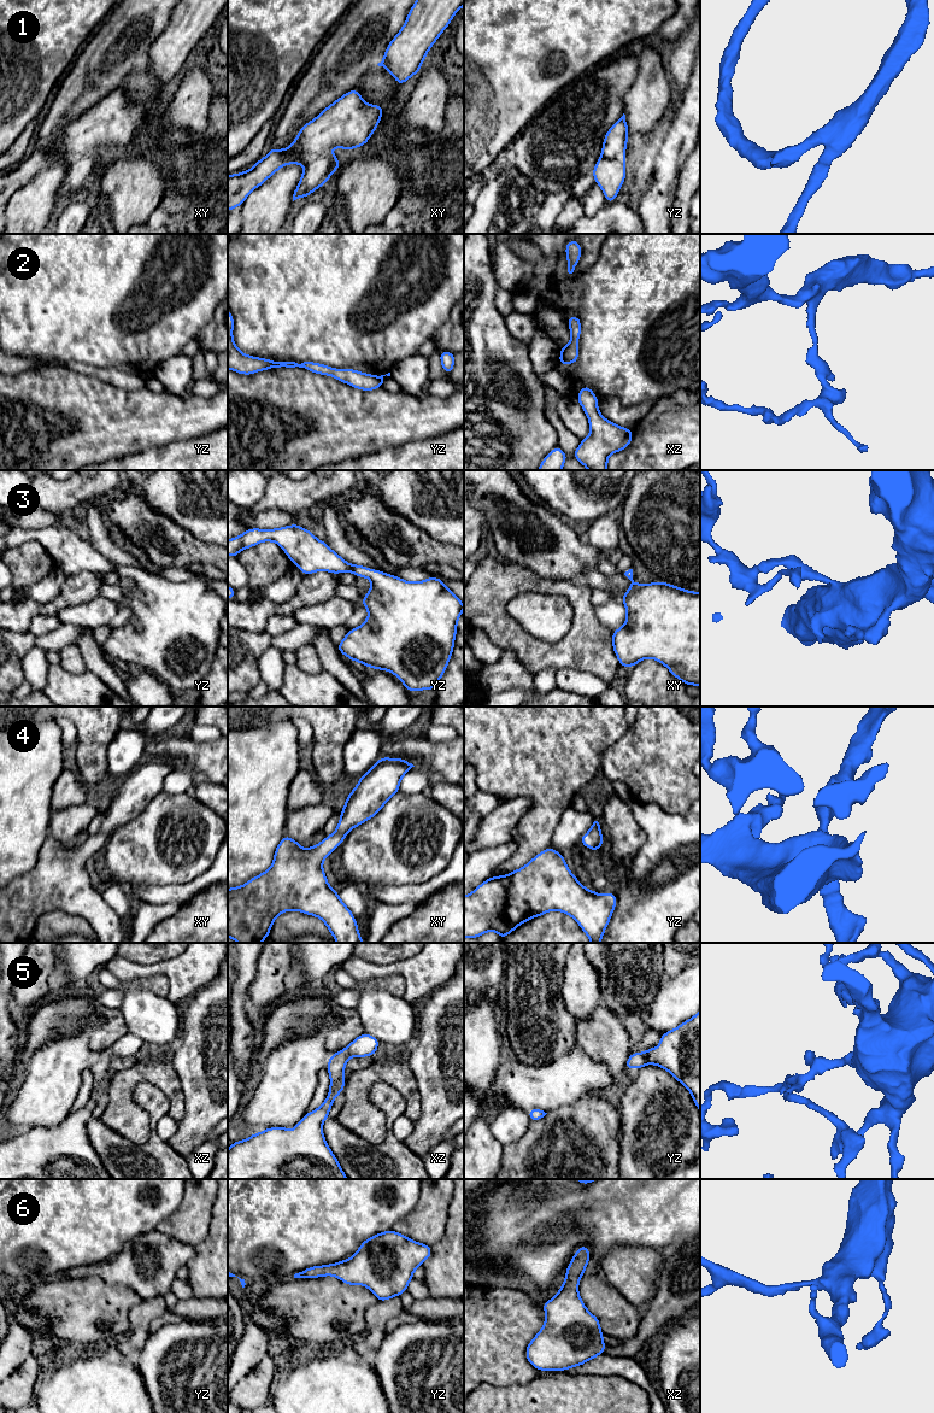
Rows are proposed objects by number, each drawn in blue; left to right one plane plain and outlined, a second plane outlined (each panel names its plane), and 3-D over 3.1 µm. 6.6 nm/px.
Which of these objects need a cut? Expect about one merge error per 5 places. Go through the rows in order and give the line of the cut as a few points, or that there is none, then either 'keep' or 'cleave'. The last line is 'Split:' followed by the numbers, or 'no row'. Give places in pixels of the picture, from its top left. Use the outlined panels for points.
1: no cut | keep
2: no cut | keep
3: no cut | keep
4: no cut | keep
5: no cut | keep
6: no cut | keep
Split: no row

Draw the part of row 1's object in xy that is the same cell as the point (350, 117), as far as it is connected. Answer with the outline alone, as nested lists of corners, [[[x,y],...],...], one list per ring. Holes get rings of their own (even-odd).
[[[357,89],[349,90],[306,123],[290,147],[270,147],[268,156],[248,171],[228,175],[228,211],[242,206],[253,189],[287,164],[305,165],[293,201],[310,195],[325,184],[337,168],[342,168],[337,157],[328,151],[364,146],[380,124],[384,109],[366,104]]]

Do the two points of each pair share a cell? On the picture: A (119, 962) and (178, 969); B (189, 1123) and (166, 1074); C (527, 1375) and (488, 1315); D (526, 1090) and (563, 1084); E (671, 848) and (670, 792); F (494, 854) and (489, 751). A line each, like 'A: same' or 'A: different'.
A: same
B: different
C: same
D: same
E: different
F: different

